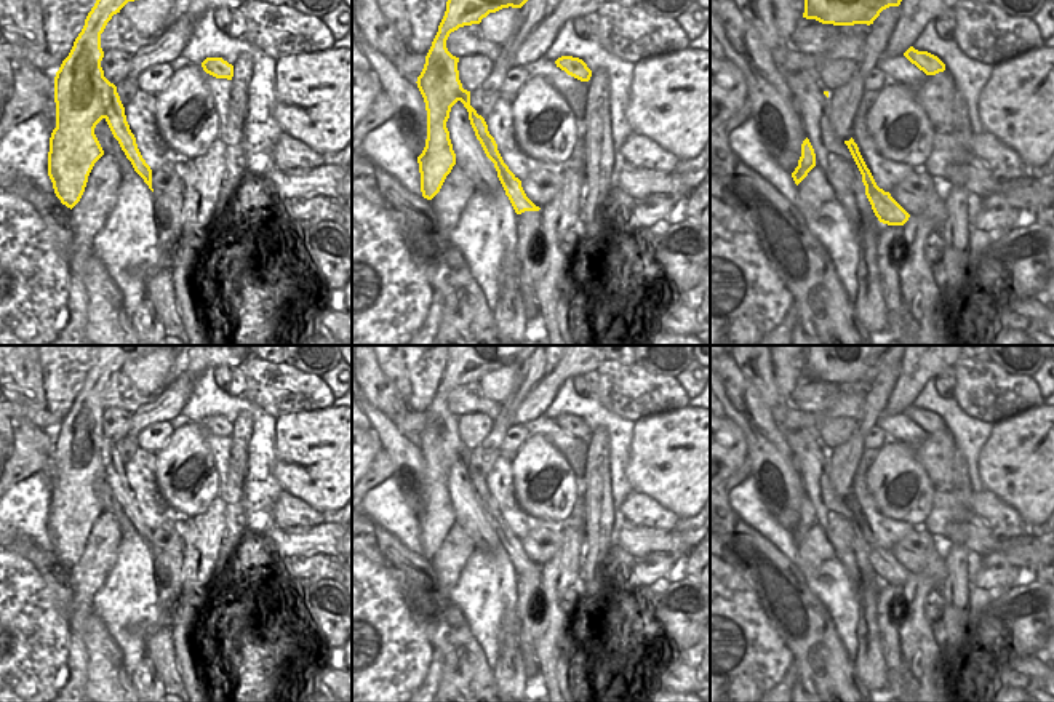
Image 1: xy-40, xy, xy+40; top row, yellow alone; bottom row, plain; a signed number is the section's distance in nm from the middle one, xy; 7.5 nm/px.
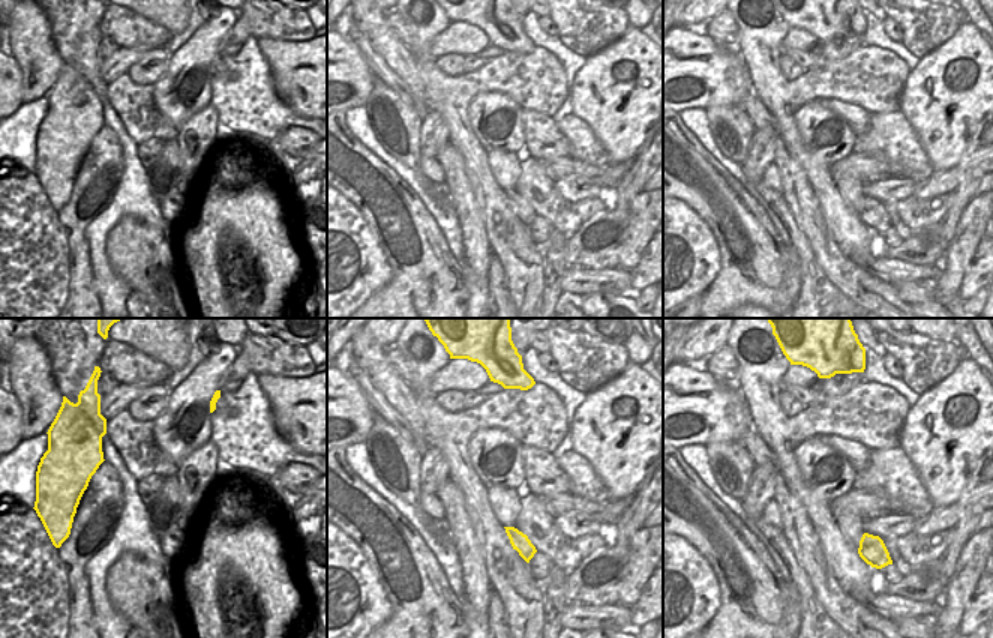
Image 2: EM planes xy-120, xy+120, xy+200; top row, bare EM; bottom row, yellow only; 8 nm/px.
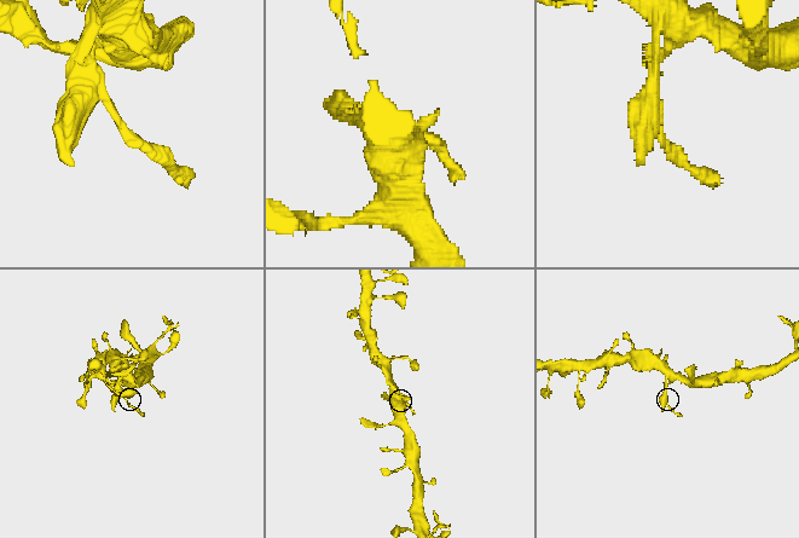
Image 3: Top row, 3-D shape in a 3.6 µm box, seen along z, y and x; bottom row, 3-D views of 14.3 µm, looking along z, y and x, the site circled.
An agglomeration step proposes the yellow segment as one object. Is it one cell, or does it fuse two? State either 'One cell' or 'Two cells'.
One cell

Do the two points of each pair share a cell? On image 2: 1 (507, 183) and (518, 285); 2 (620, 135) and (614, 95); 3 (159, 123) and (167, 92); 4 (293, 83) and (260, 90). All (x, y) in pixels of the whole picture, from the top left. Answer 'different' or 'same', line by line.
1: different
2: same
3: different
4: different

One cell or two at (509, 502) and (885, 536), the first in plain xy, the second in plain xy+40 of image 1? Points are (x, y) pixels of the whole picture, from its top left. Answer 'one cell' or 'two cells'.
one cell

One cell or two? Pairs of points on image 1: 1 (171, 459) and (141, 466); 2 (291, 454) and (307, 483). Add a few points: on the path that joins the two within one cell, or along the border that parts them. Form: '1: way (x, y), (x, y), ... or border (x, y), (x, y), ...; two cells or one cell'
1: border (155, 454), (155, 485), (165, 498); two cells
2: way (291, 461), (306, 477); one cell

